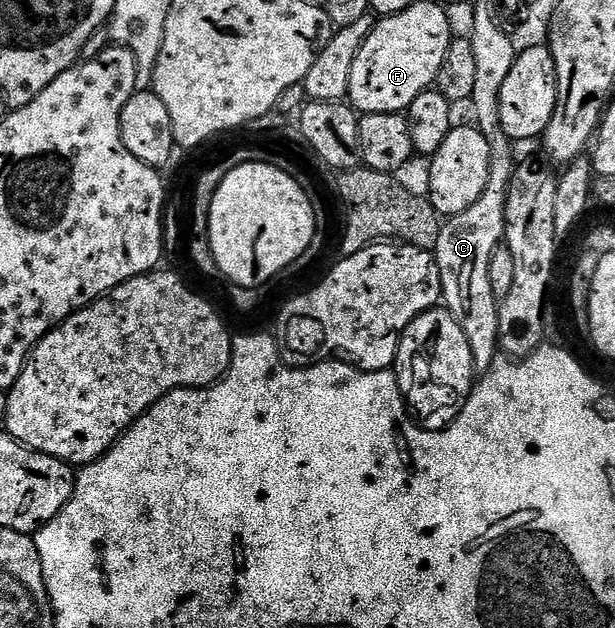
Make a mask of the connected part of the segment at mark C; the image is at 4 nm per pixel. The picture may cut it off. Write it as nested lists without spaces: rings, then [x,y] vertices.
[[[489,164],[489,177],[483,194],[470,208],[463,210],[463,214],[450,216],[444,221],[445,225],[442,226],[441,233],[437,236],[437,248],[435,247],[437,265],[441,271],[444,307],[457,319],[463,334],[467,334],[473,363],[476,371],[481,374],[488,373],[499,356],[499,341],[497,339],[499,334],[499,318],[497,317],[499,298],[493,293],[492,270],[493,258],[497,255],[507,236],[505,208],[509,204],[509,181],[512,180],[514,171],[515,168],[497,168],[497,164]]]

